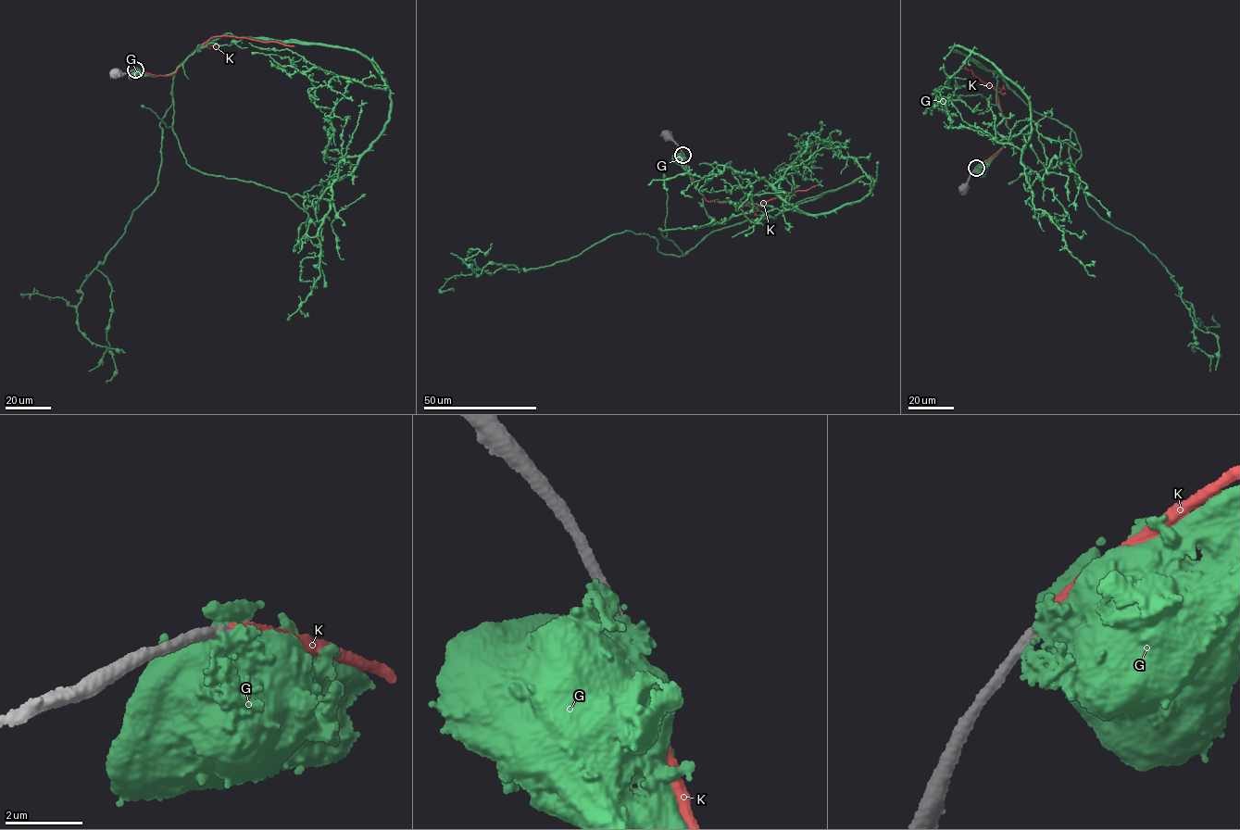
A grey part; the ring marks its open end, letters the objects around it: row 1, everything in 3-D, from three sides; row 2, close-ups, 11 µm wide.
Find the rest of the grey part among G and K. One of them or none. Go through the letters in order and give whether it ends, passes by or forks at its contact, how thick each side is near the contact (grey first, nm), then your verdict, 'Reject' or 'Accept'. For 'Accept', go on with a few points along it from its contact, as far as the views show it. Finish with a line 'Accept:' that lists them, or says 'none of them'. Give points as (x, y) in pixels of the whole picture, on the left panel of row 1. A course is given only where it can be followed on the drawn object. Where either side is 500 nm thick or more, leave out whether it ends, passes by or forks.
G: Thickness 320 nm (grey) against 700 nm. Reject
K: It ends there. Thickness 280 nm (grey) against 340 nm. Accept. Its course: (135, 69), (156, 76), (174, 72), (196, 49), (218, 36), (277, 42), (294, 46)
Accept: K

